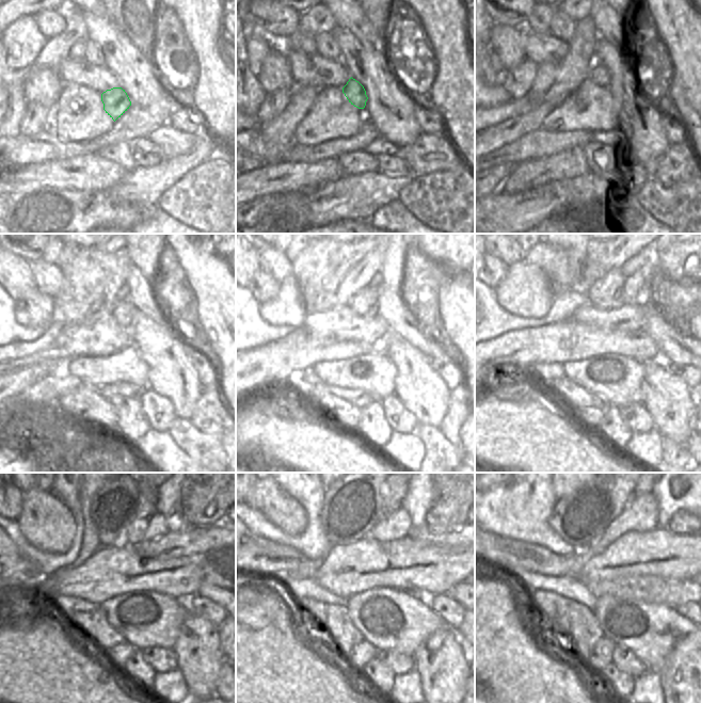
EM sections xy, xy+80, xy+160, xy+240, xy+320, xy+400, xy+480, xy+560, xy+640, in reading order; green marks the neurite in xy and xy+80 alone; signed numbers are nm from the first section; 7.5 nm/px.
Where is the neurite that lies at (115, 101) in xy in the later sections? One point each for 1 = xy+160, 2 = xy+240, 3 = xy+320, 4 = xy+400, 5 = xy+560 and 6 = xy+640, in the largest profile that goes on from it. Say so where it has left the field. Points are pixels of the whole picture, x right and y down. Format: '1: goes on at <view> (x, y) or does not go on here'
1: goes on at xy+160 (598, 81)
2: goes on at xy+240 (123, 313)
3: goes on at xy+320 (365, 303)
4: goes on at xy+400 (606, 293)
5: goes on at xy+560 (393, 494)
6: goes on at xy+640 (635, 494)

